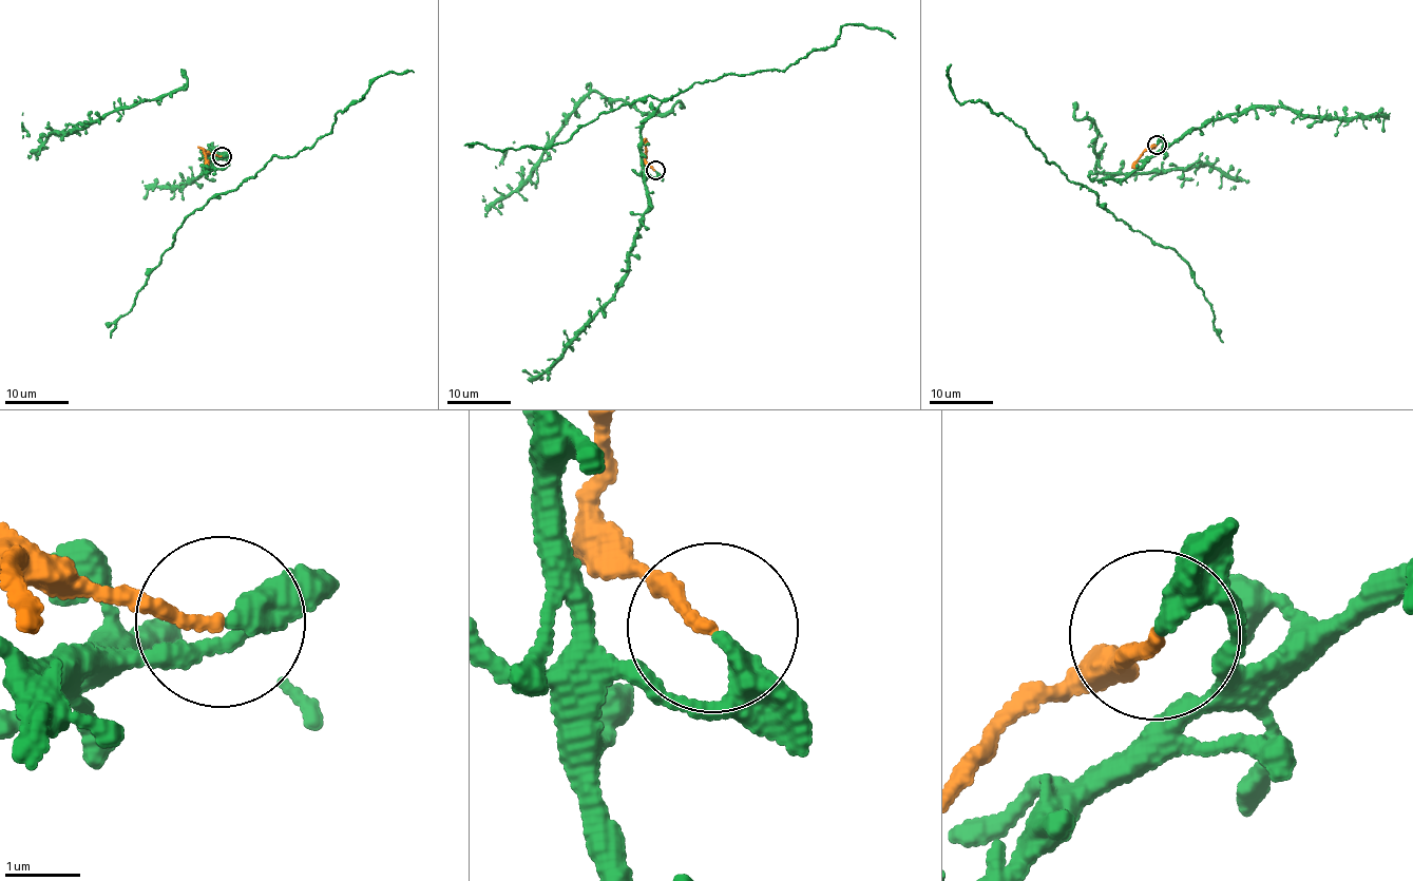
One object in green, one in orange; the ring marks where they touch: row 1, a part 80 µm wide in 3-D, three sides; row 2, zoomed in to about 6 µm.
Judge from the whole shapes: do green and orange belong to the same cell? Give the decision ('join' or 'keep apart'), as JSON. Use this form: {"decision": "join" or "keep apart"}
{"decision": "keep apart"}

